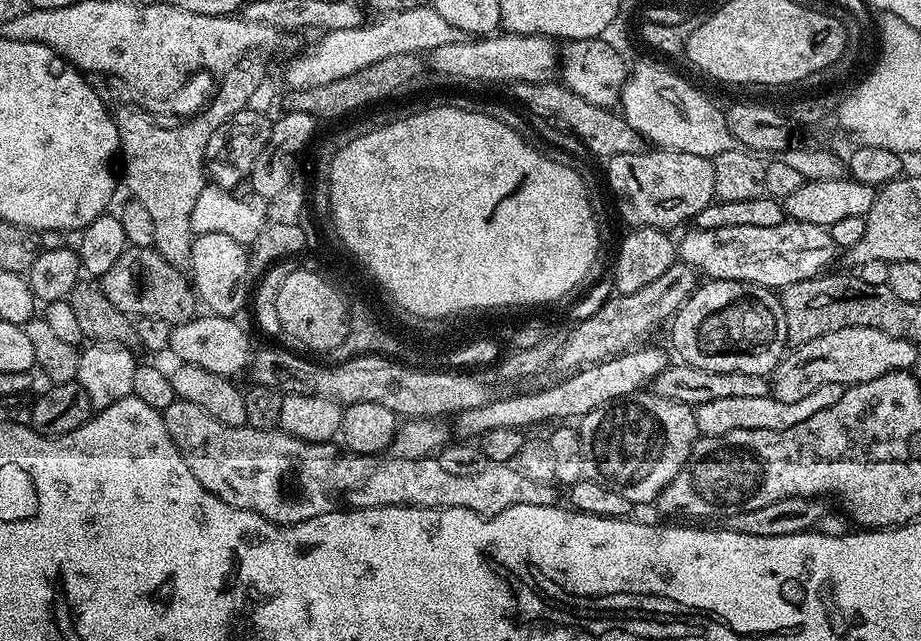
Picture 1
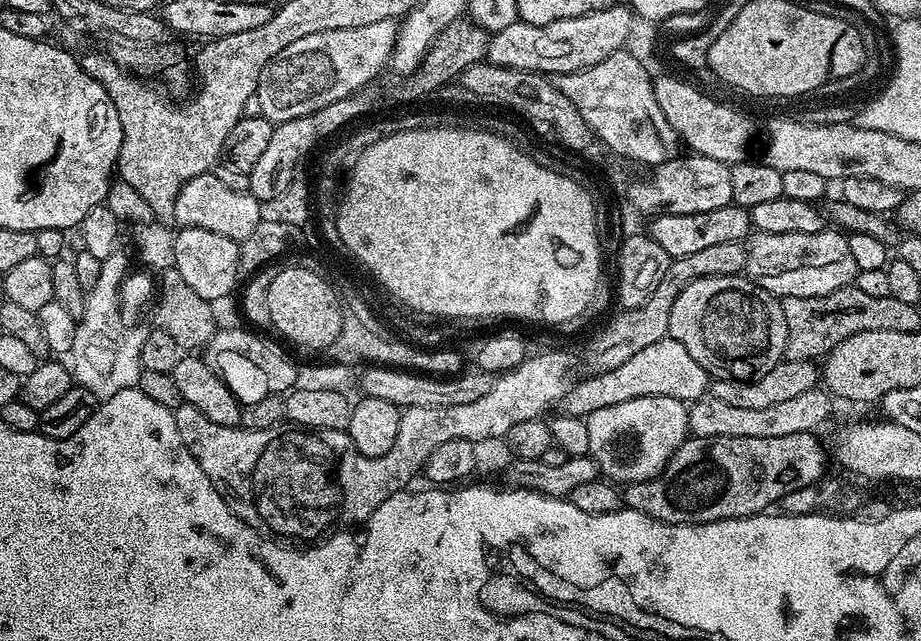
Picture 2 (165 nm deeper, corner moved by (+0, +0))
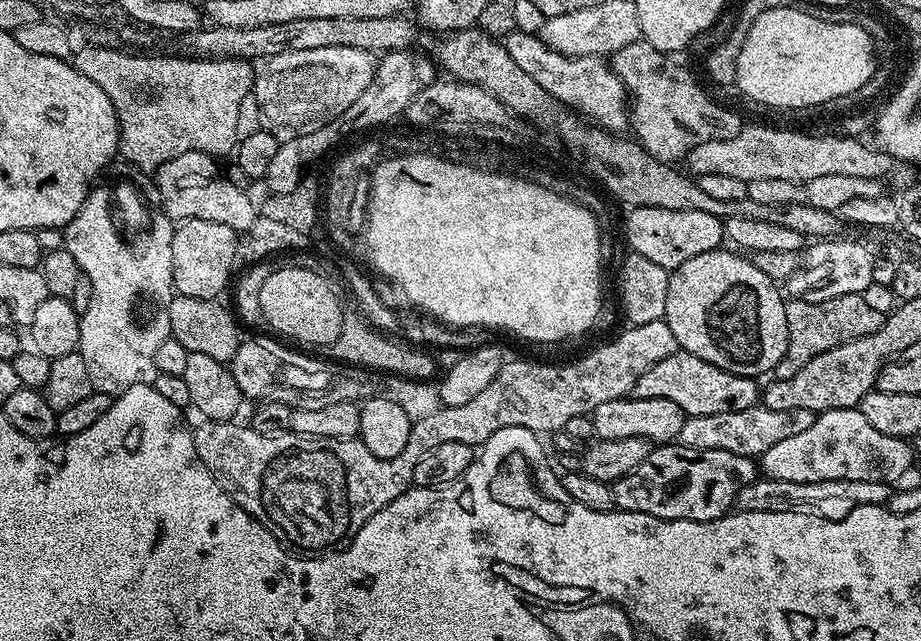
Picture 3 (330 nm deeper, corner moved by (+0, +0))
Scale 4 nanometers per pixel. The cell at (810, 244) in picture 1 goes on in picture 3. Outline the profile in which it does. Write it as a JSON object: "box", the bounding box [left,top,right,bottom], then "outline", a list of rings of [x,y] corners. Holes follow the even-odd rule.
{"box":[786,238,877,302],"outline":[[[845,238],[816,240],[803,249],[800,264],[786,281],[791,295],[806,302],[822,302],[838,298],[842,294],[864,293],[866,286],[873,284],[872,275],[877,257],[864,244],[855,244]]]}

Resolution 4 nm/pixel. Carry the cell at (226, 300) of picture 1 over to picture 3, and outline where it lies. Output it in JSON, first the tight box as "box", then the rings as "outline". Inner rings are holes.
{"box":[172,220,238,300],"outline":[[[186,220],[175,225],[172,233],[172,283],[181,296],[210,300],[233,279],[232,267],[237,267],[236,241],[238,234],[222,222]]]}

